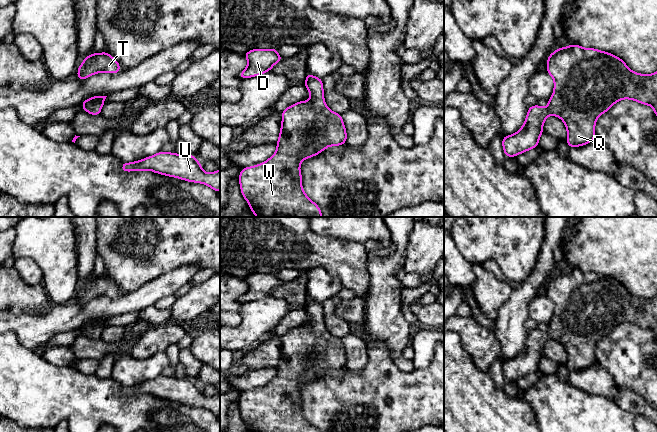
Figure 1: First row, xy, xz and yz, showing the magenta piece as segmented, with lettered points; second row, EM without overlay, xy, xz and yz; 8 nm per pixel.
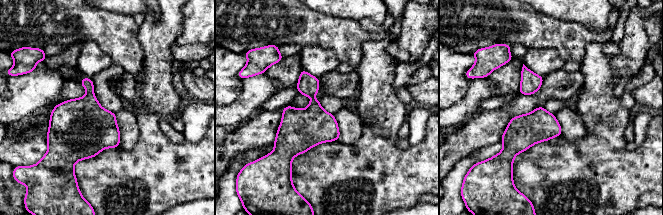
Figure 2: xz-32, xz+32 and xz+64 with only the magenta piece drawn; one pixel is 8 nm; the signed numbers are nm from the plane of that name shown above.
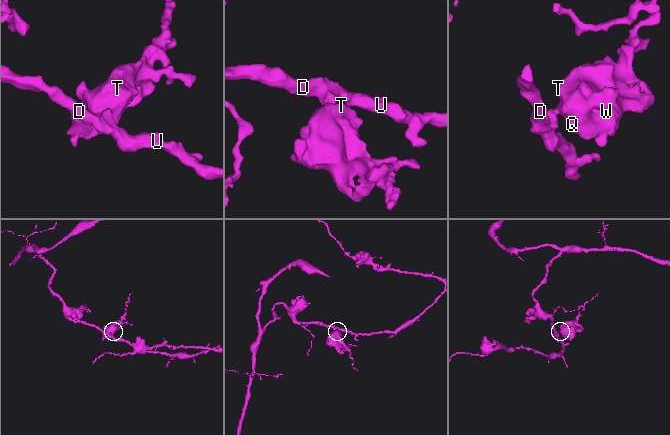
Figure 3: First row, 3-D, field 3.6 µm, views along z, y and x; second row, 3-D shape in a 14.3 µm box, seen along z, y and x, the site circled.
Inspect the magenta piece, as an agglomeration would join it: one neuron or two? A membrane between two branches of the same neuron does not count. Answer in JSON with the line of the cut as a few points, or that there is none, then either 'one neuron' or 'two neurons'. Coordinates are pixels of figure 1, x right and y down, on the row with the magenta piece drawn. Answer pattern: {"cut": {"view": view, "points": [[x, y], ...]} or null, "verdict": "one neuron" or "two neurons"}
{"cut": null, "verdict": "one neuron"}

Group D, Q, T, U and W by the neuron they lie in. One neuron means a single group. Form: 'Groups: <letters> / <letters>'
Groups: D Q T U W

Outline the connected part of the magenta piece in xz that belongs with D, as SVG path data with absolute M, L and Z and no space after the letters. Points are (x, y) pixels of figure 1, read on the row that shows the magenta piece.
M277 48L252 49L243 54L248 61L244 71L239 73L240 79L246 79L262 75L272 69L272 67L282 61L283 57L277 53Z

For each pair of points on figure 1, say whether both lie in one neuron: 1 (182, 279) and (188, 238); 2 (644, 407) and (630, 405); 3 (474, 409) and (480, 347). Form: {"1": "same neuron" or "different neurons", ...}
{"1": "different neurons", "2": "same neuron", "3": "different neurons"}

